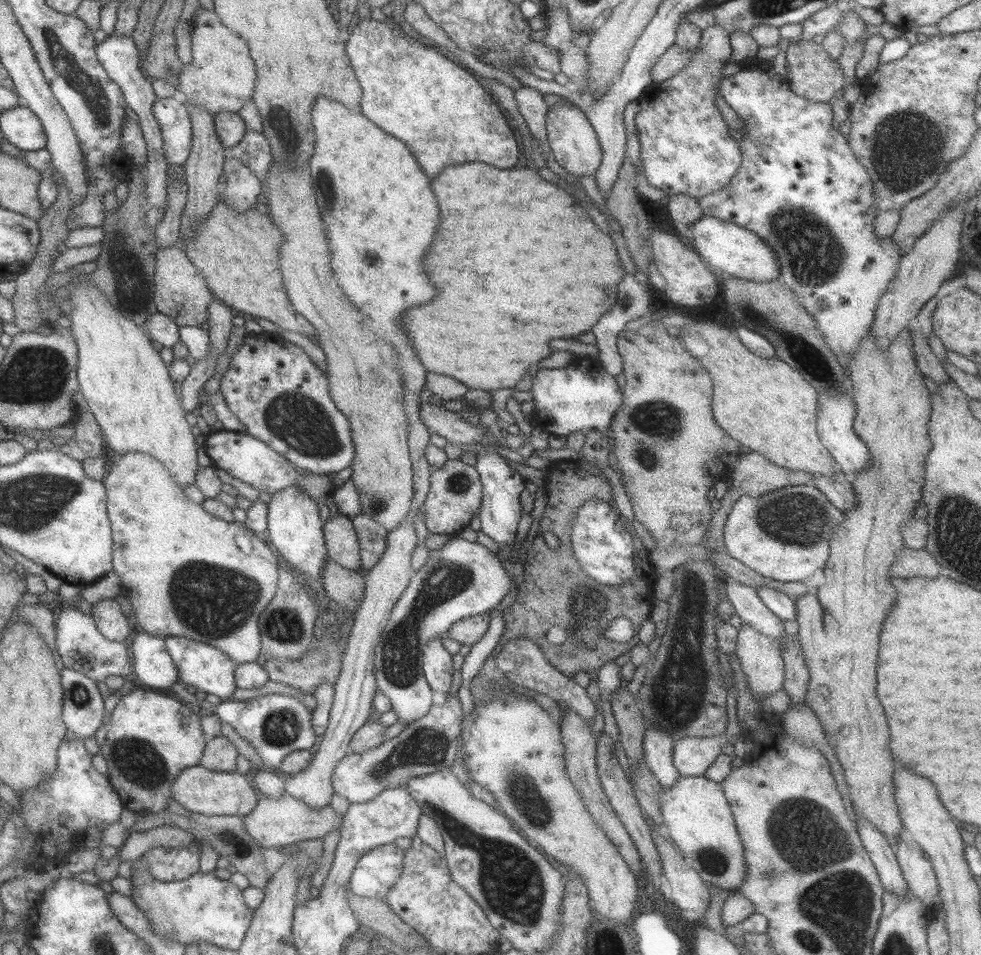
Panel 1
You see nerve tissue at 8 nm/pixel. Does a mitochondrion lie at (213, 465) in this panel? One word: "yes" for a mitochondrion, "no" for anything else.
no

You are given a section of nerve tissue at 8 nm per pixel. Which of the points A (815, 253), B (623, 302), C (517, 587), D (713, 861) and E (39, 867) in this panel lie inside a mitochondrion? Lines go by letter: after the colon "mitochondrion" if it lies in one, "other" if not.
A: mitochondrion
B: other
C: other
D: mitochondrion
E: other

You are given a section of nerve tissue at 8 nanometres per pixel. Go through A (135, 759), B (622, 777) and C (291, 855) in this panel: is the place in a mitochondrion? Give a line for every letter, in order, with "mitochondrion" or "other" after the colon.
A: mitochondrion
B: other
C: other

